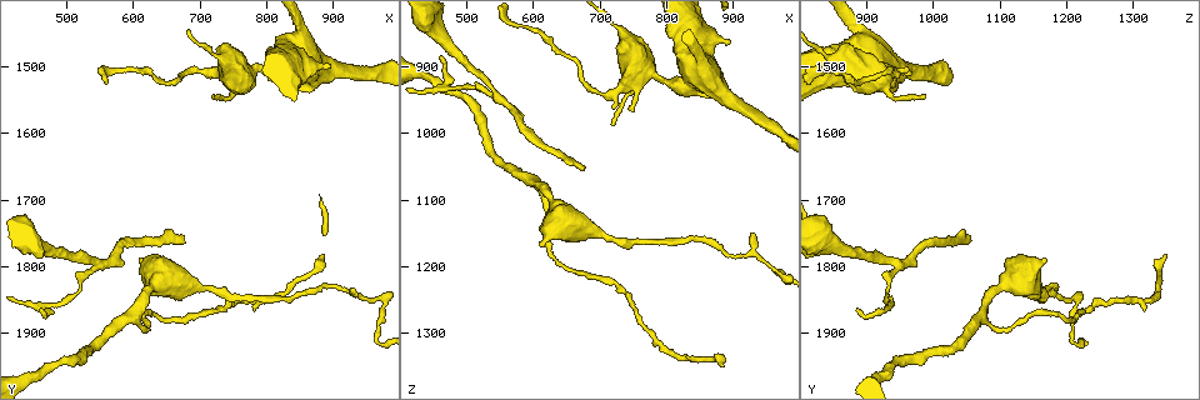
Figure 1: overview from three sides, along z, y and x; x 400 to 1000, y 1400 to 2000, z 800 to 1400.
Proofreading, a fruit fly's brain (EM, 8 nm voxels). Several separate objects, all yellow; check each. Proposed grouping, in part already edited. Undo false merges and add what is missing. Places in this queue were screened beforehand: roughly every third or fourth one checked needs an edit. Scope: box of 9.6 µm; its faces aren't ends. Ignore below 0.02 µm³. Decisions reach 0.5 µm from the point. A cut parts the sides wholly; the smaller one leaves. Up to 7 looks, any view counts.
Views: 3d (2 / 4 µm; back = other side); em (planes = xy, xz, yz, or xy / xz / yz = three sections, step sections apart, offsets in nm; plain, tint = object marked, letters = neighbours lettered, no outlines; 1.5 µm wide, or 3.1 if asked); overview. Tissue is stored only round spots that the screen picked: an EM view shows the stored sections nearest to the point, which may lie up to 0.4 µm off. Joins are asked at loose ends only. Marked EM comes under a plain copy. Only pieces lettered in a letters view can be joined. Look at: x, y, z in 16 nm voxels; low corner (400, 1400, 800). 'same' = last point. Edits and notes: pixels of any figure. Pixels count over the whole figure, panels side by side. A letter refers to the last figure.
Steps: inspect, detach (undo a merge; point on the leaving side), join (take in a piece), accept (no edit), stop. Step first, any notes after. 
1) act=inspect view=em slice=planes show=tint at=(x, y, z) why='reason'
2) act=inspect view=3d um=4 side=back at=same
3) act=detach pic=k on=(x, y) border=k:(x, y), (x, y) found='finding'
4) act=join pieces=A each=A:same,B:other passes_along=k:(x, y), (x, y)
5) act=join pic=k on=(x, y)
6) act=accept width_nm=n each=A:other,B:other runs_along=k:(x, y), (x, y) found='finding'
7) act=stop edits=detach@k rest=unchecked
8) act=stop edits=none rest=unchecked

act=inspect view=em um=3.1 slice=yz step=8 show=tint at=(970, 1900, 1210) why='sharp bend'

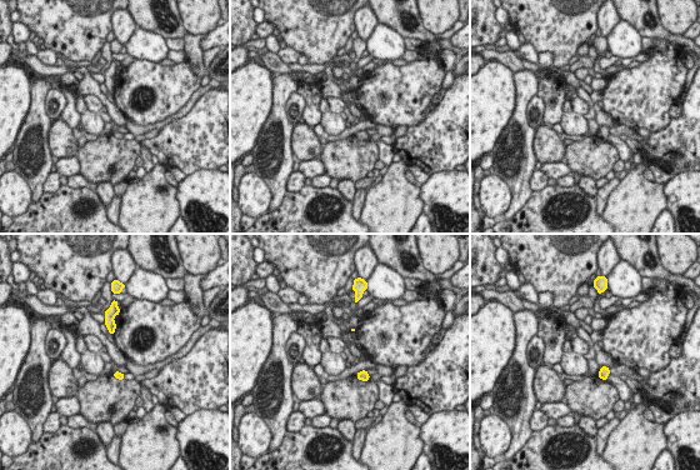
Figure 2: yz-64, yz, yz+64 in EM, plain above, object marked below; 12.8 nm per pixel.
act=inspect view=em um=3.1 slice=planes show=letters at=same

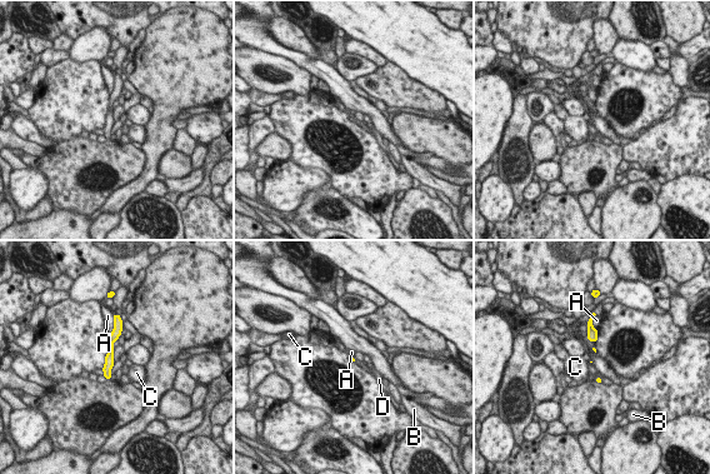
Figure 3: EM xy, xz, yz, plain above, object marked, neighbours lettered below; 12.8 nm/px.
act=accept each=A:other,B:other,C:other,D:other found='continuous, no second cell'

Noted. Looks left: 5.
act=inspect view=em slice=planes show=letters at=(885, 1780, 1350) why='long arm stops here'

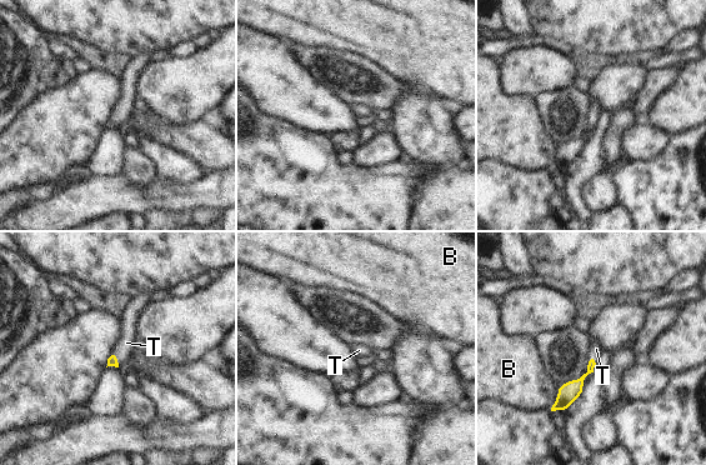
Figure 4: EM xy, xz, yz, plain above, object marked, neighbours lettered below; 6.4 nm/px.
act=join pieces=T longest_contact=B:160nm each=B:other,T:same passes_along=4:(111, 361), (116, 359), (126, 343) found='it goes on there'

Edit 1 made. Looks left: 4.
act=inspect view=em slice=xy step=4 show=letters at=(675, 1760, 1060) why='end of a long branch'

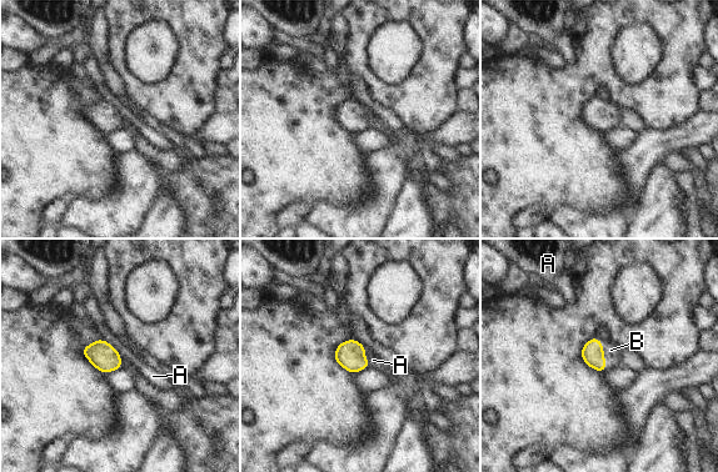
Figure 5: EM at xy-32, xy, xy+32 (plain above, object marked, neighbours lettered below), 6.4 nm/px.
act=join pieces=B each=A:other,B:same passes_along=5:(592, 354), (603, 355), (611, 350) found='it goes on there'

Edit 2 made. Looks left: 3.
act=stop edits=join@4,join@5 rest=unchecked

